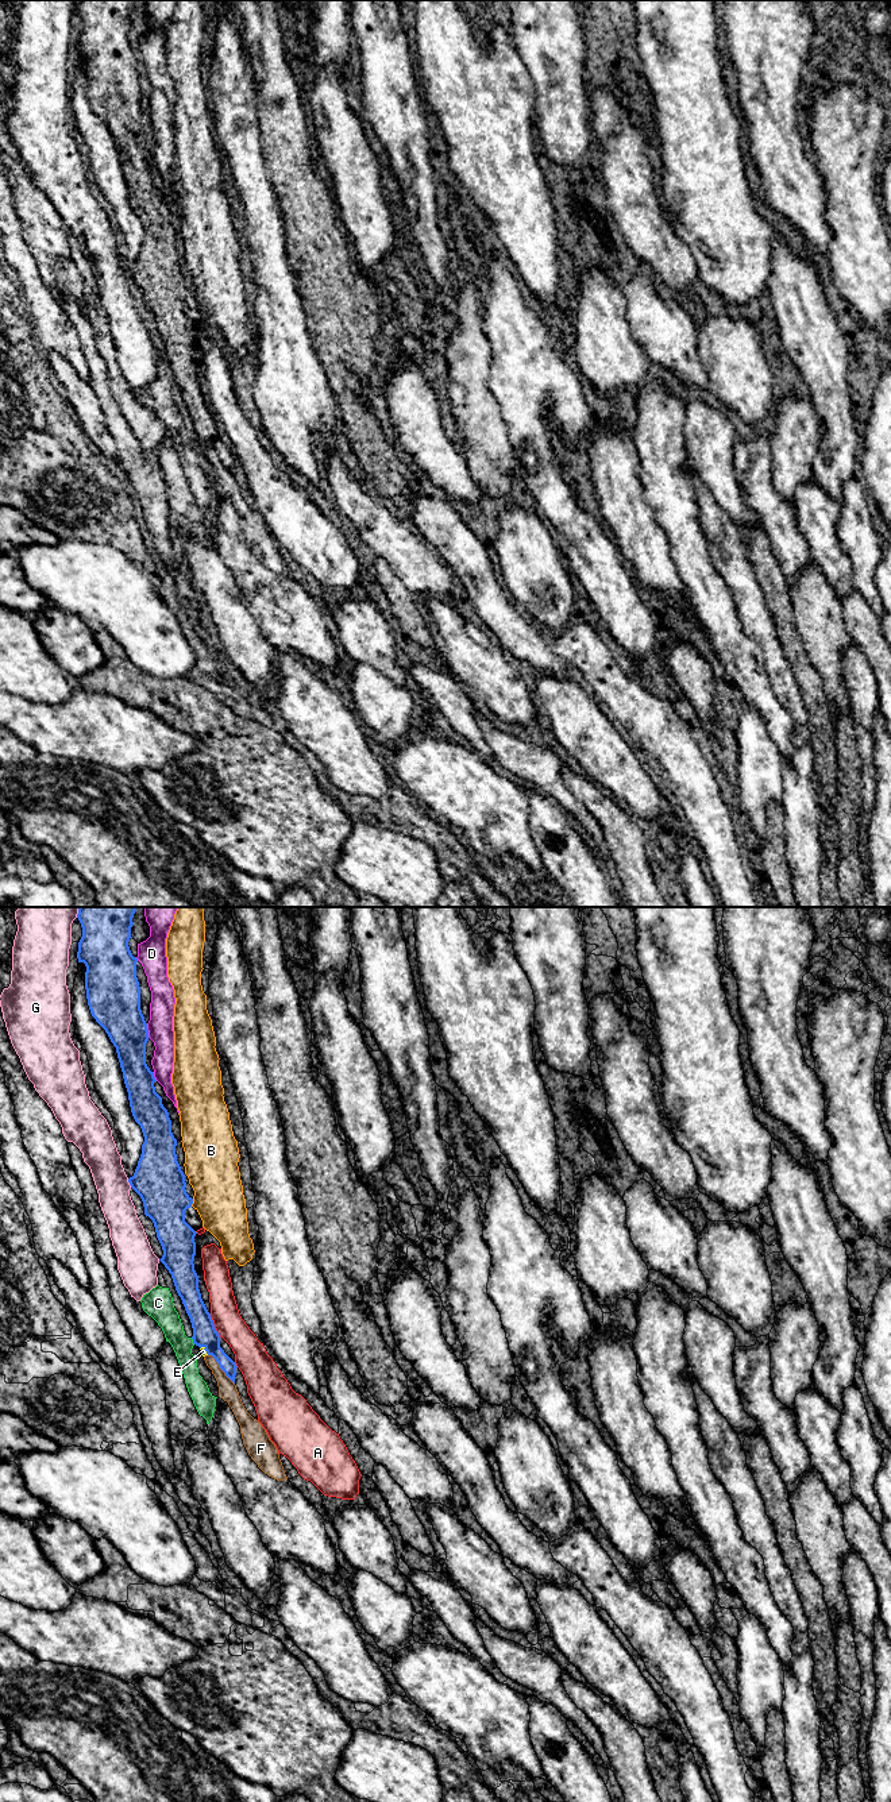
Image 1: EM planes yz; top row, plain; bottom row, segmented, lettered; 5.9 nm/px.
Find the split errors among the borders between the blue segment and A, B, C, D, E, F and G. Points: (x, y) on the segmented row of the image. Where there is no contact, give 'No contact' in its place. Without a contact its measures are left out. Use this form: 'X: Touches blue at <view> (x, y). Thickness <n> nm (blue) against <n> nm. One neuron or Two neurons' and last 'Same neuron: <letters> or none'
A: Touches blue at yz (213, 1326). Thickness 140 nm (blue) against 170 nm. Two neurons
B: Touches blue at yz (192, 1203). Thickness 300 nm (blue) against 300 nm. Two neurons
C: Touches blue at yz (193, 1341). Thickness 140 nm (blue) against 140 nm. Two neurons
D: Touches blue at yz (147, 1030). Thickness 300 nm (blue) against 150 nm. Two neurons
E: Touches blue at yz (204, 1349). Thickness 140 nm (blue) against 30 nm. Two neurons
F: Touches blue at yz (220, 1368). Thickness 140 nm (blue) against 110 nm. Two neurons
G: Touches blue at yz (128, 1181). Thickness 300 nm (blue) against 200 nm. Two neurons
Same neuron: none

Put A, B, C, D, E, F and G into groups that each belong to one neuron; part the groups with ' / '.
A / B / C / D / E F / G

